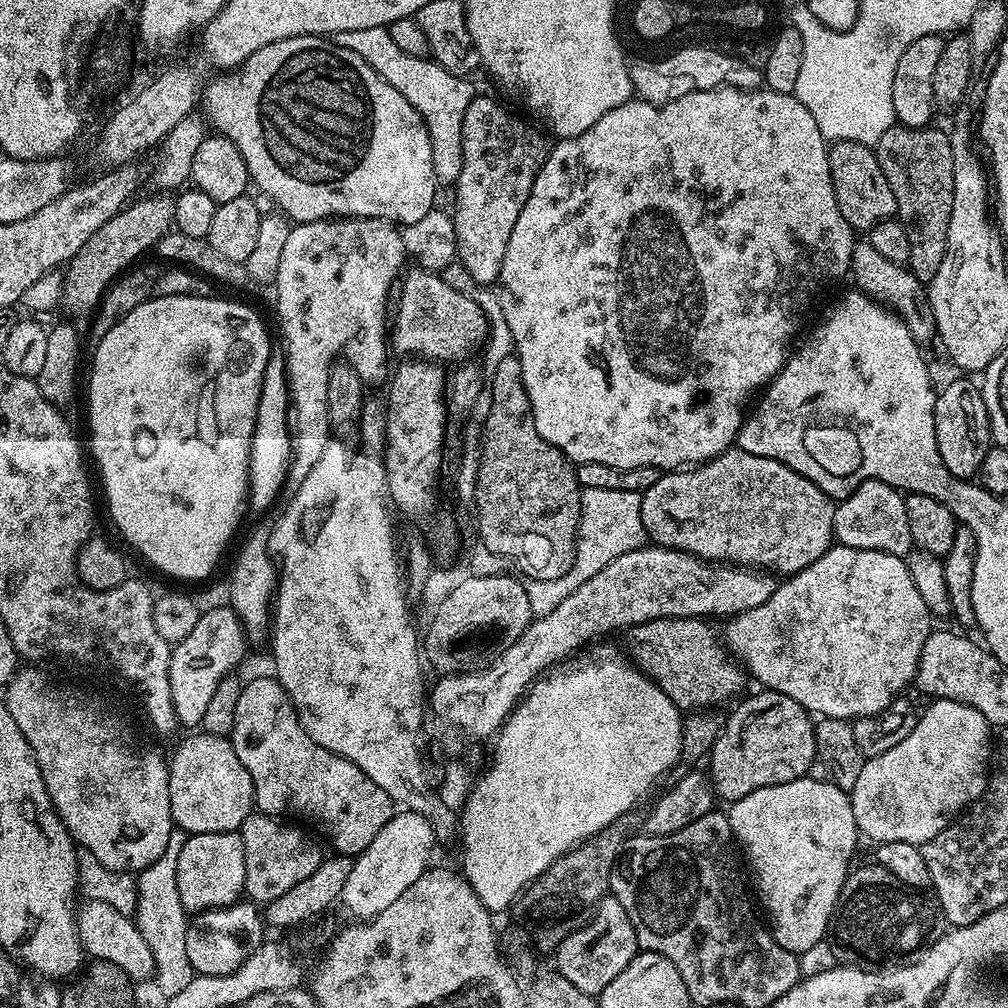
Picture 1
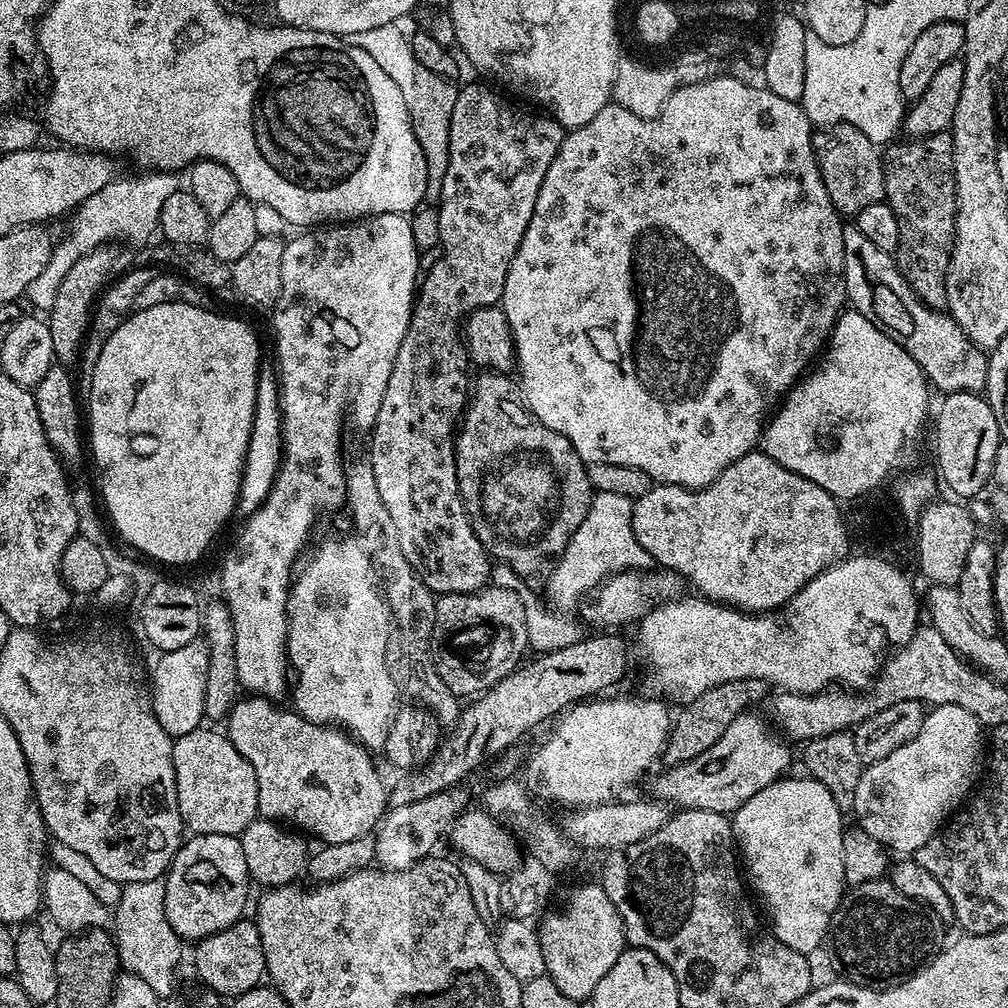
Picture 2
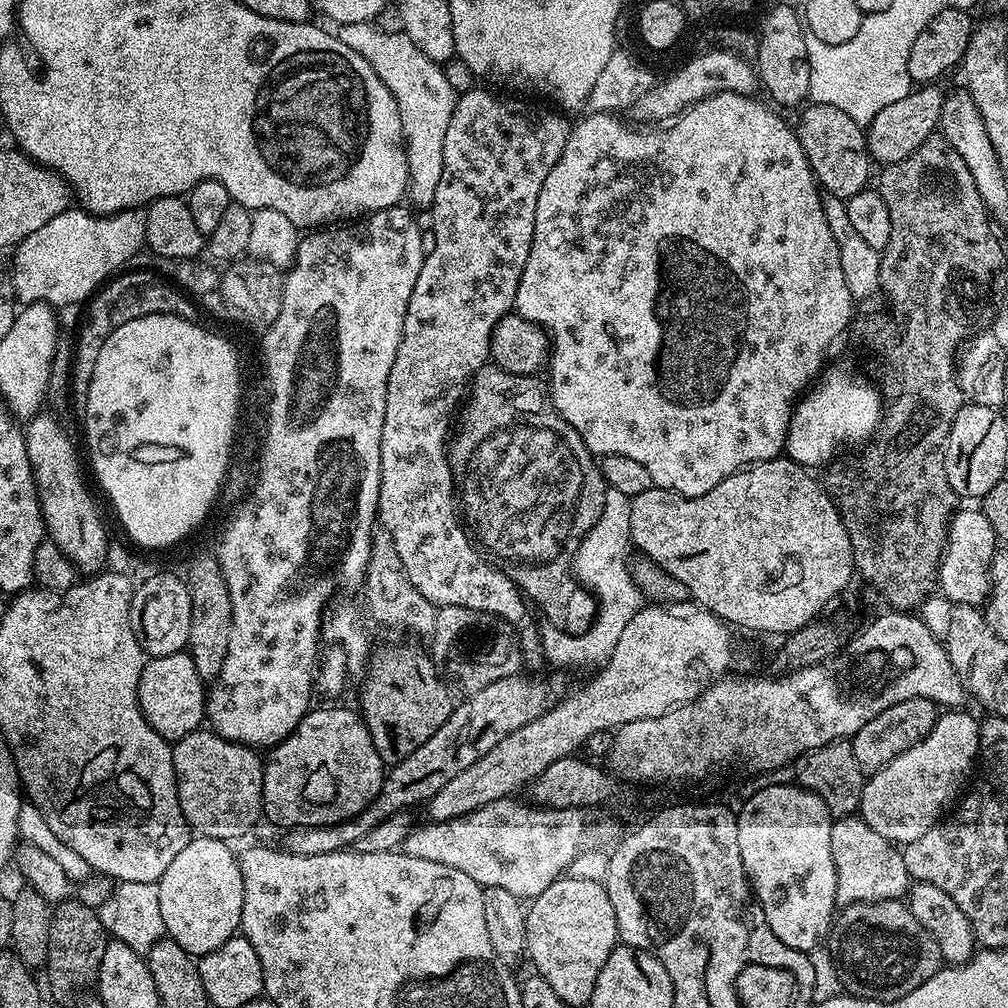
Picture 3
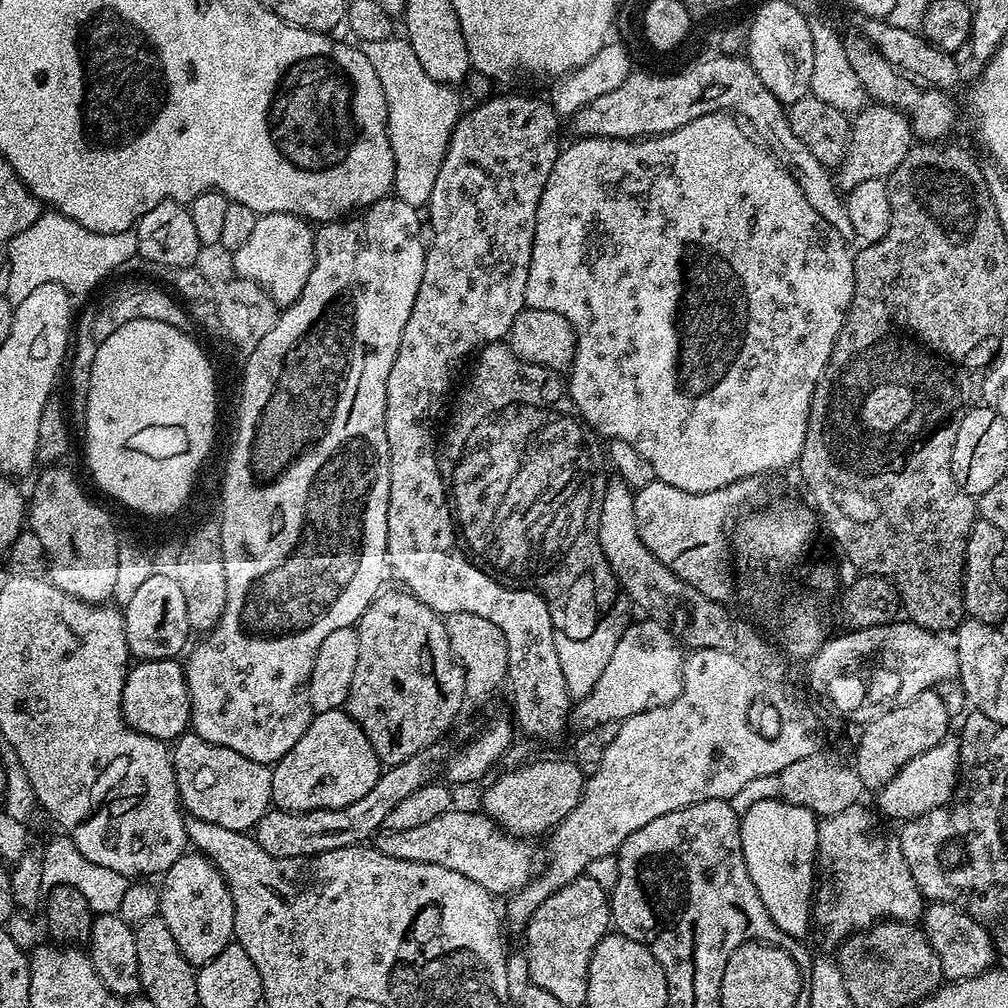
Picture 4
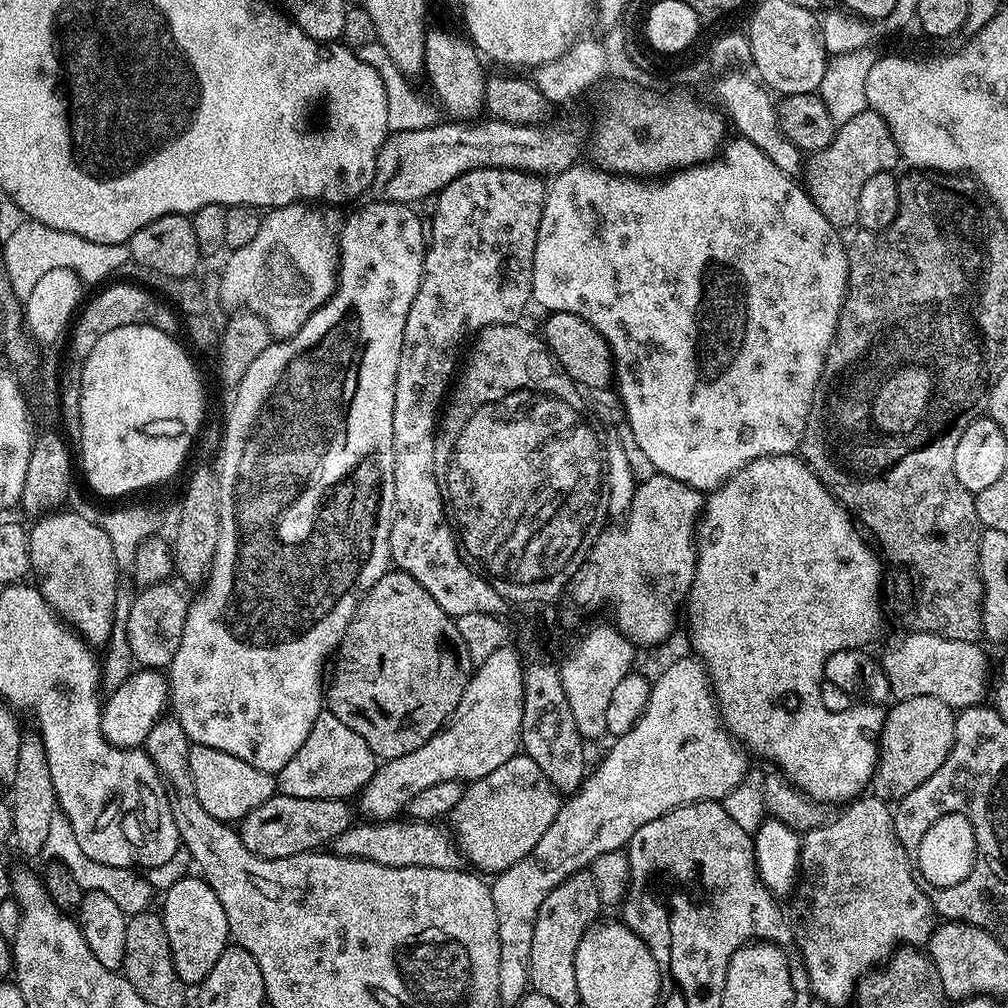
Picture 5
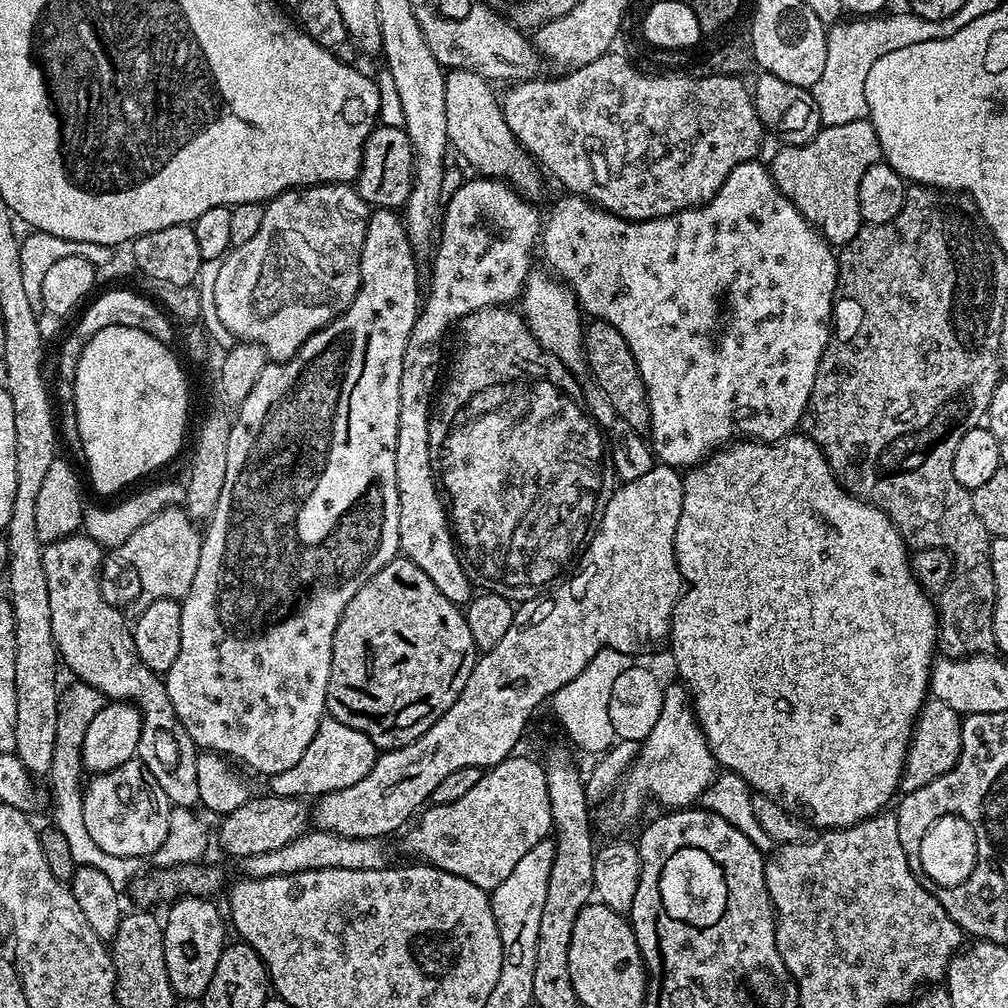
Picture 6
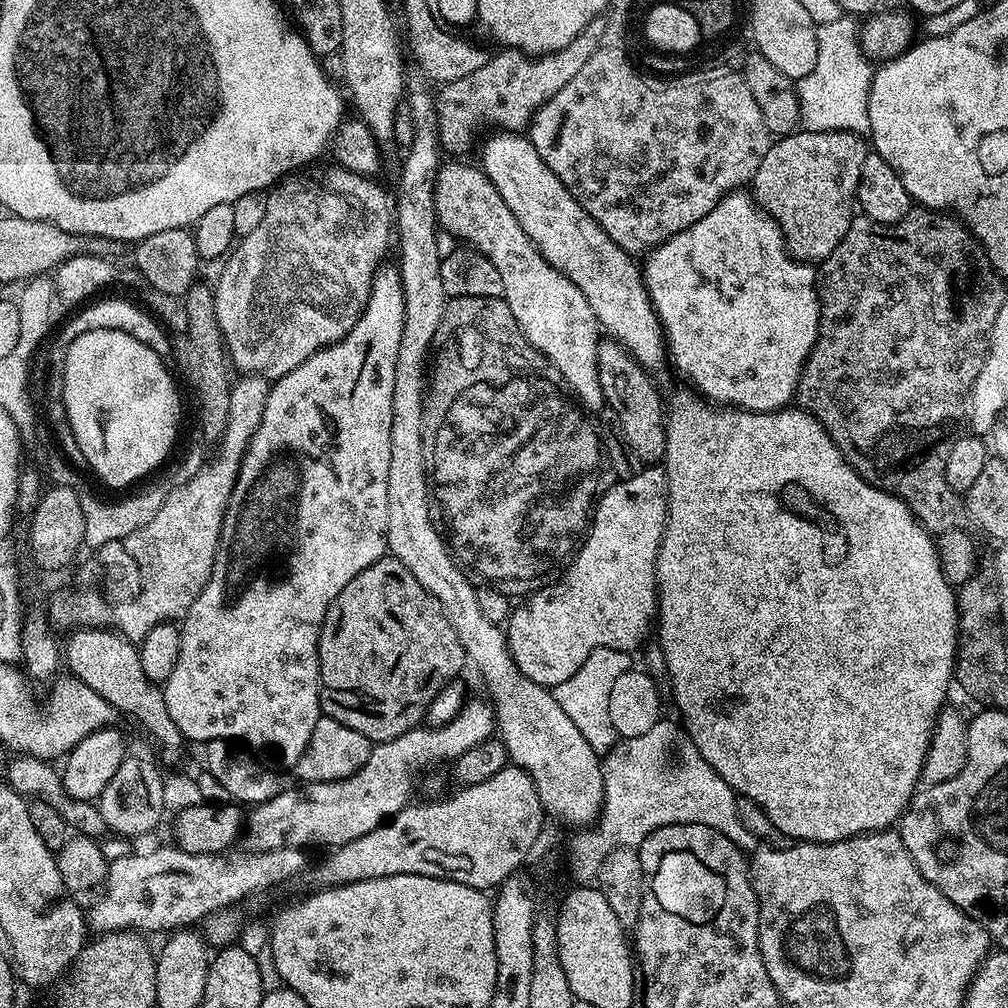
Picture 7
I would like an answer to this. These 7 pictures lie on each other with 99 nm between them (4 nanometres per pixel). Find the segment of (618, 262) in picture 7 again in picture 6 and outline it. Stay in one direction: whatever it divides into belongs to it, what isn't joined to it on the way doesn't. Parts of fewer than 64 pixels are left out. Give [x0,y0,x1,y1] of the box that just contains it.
[445,70,541,198]

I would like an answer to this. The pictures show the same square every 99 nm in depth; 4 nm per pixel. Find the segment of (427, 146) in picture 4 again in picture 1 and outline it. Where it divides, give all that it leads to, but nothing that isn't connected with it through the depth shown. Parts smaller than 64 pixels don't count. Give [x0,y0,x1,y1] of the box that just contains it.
[334,28,474,185]

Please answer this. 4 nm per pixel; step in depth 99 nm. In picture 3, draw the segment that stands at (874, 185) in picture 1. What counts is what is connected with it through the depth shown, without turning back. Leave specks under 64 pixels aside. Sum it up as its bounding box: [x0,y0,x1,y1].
[794,103,874,202]

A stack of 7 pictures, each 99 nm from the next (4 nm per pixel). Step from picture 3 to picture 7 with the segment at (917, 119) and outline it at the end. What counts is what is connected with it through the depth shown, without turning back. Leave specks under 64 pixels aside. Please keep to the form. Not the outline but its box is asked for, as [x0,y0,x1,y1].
[750,130,869,262]

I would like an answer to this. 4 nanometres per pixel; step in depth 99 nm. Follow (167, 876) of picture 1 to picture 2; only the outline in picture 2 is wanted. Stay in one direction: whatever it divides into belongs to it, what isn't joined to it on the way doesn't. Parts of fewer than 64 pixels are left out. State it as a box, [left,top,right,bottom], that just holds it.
[114,879,182,998]

